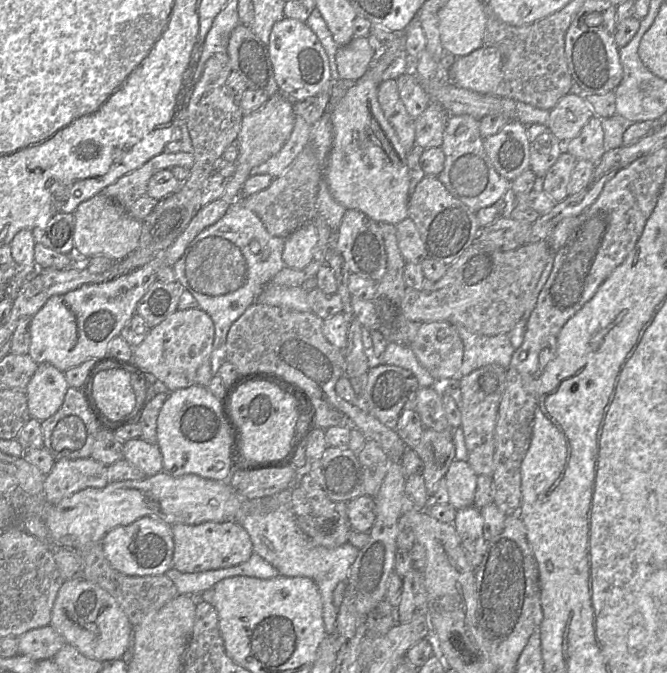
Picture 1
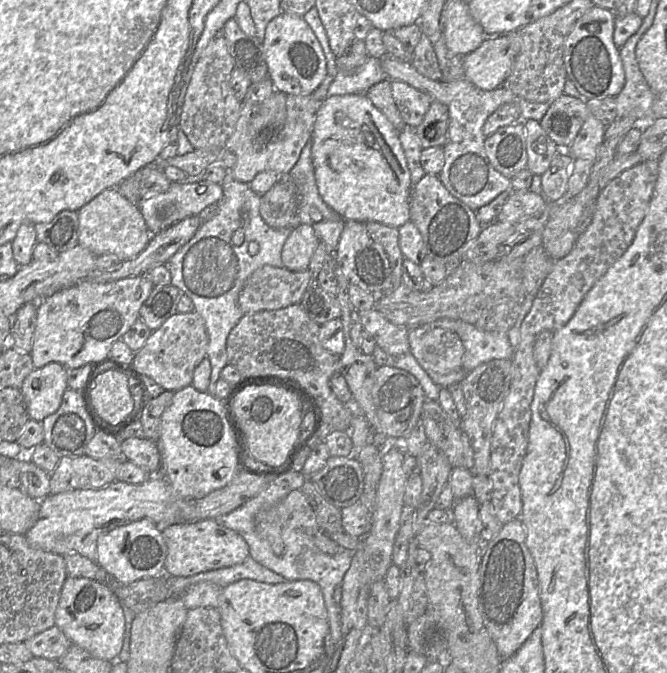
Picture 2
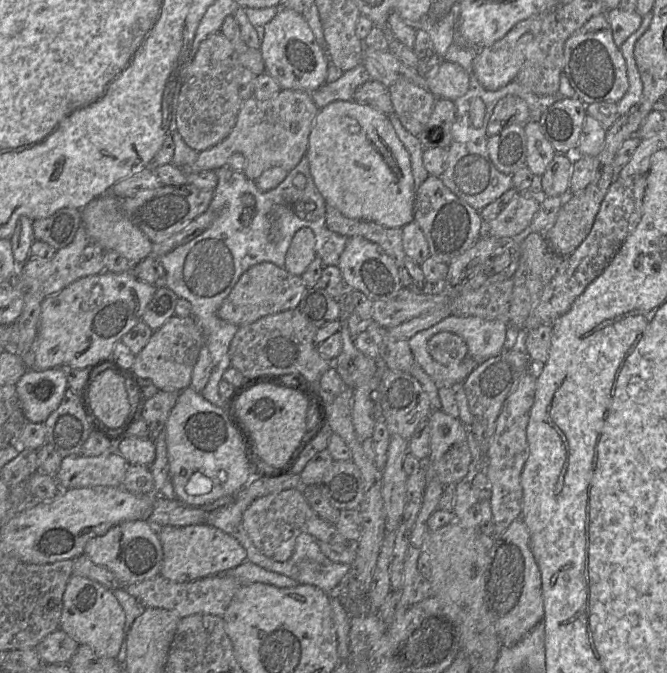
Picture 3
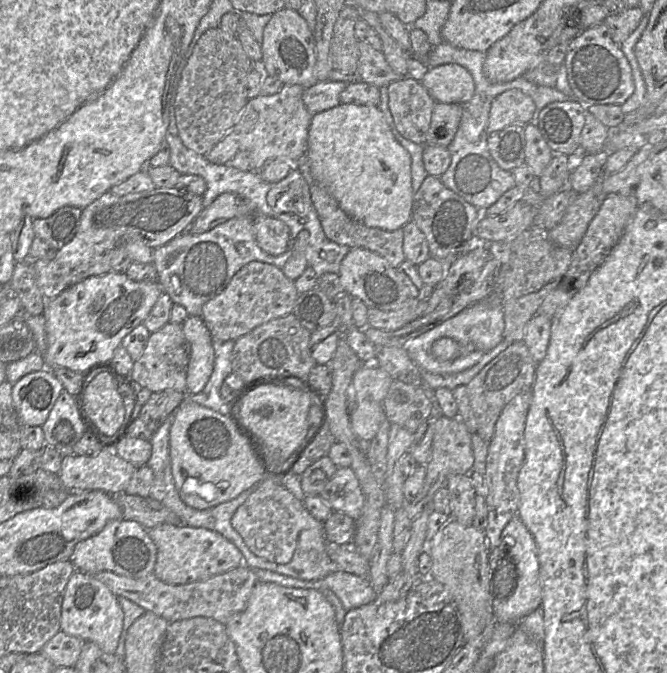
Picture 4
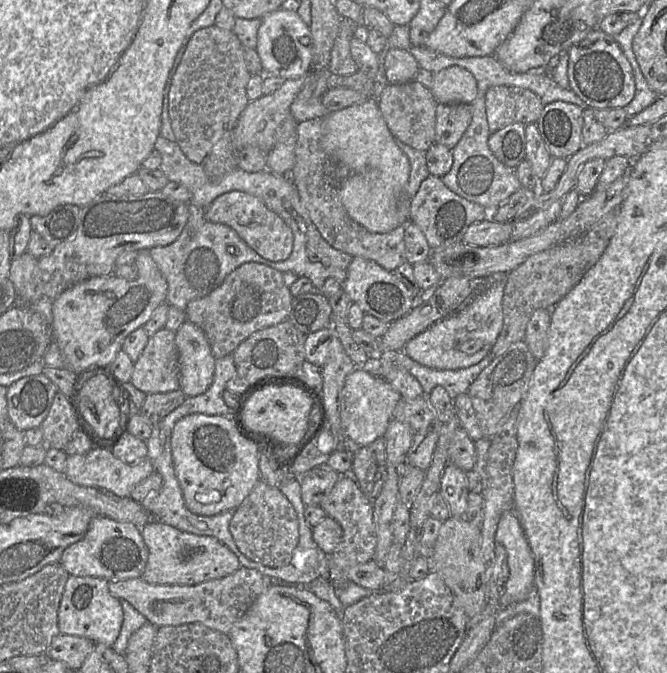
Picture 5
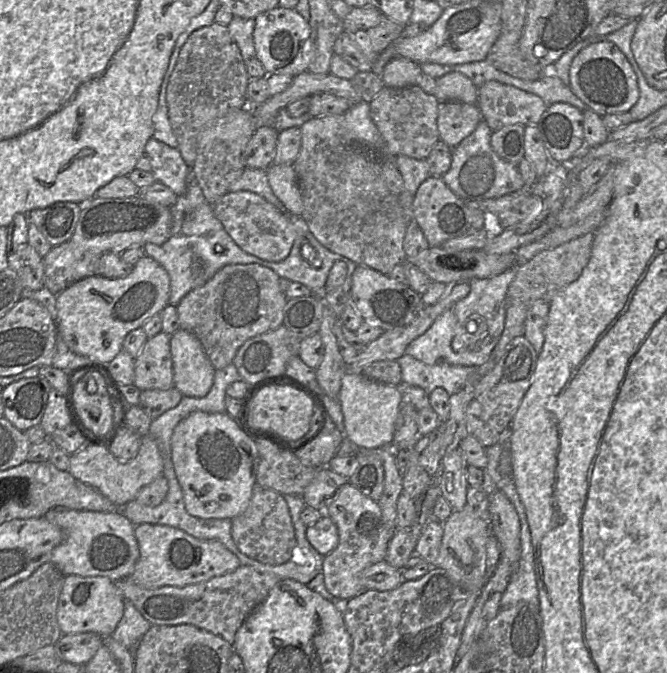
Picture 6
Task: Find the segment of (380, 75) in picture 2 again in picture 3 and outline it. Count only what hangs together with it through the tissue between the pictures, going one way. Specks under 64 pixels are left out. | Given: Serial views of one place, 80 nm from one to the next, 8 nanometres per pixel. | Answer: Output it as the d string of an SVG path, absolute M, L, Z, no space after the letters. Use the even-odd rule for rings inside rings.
M359 64L355 68L343 72L338 80L324 83L311 93L311 97L319 109L333 101L351 101L355 90L369 80L371 79L366 68Z

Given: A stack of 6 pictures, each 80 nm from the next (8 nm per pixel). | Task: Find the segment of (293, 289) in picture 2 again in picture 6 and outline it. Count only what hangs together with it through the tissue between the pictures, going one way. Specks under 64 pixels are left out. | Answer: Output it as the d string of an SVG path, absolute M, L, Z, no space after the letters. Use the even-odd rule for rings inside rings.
M229 264L221 268L203 286L191 290L176 306L180 329L195 335L201 342L215 370L233 362L243 343L283 324L287 297L279 286L280 277L272 269L259 264Z

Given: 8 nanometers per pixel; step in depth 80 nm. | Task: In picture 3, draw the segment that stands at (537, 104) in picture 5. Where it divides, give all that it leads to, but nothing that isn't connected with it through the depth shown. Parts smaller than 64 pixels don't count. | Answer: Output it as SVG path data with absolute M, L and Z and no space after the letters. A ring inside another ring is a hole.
M515 95L501 98L493 109L487 127L488 137L500 133L511 125L524 125L529 120L529 108L526 102Z

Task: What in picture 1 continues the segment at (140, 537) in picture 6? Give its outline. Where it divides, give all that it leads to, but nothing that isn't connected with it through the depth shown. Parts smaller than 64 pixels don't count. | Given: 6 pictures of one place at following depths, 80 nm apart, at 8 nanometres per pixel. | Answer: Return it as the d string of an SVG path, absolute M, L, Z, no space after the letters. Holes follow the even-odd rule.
M236 521L203 522L197 525L171 525L174 549L171 567L182 573L195 573L232 567L251 557L253 543L245 528Z

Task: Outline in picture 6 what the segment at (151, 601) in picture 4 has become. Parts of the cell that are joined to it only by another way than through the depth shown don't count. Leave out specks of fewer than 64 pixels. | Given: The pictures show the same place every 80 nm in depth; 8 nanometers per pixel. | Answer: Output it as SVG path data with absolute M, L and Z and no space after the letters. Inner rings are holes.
M241 565L231 573L184 587L147 589L130 579L115 582L124 599L130 601L152 625L194 625L222 637L233 646L238 629L280 580L273 573L260 572L251 566Z

